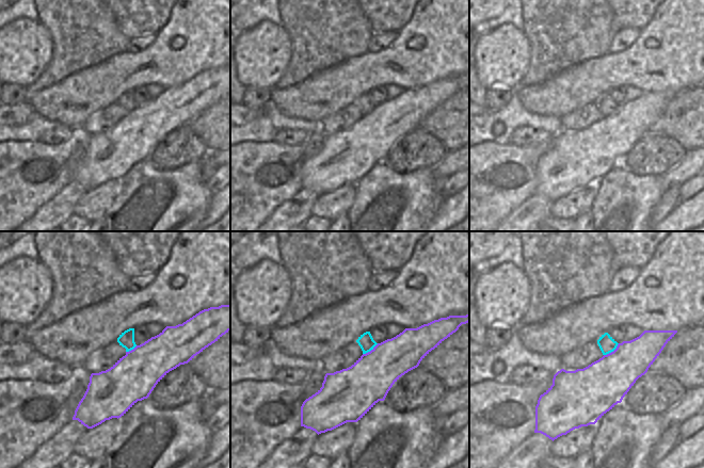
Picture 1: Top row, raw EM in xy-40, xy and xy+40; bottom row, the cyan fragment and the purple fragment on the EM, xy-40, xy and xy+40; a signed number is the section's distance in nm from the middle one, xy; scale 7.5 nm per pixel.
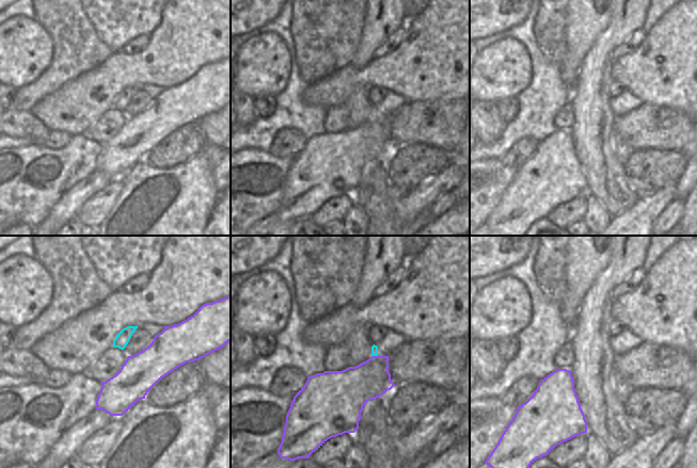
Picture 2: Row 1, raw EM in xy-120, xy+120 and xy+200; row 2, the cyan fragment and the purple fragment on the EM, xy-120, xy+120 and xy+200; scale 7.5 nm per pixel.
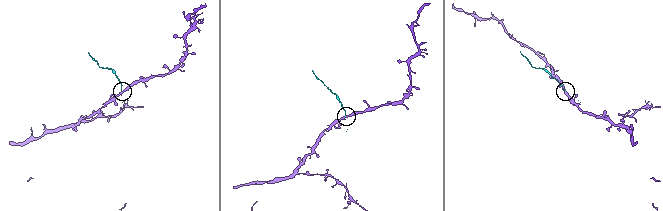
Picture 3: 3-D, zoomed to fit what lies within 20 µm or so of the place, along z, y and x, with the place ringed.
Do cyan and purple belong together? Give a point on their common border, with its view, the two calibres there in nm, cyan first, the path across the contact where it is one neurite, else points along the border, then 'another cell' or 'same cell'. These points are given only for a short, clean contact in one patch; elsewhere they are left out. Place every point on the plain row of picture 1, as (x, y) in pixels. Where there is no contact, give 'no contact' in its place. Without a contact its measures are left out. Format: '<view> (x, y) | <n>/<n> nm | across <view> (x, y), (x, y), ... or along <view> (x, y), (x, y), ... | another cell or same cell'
xy+40 (611, 112) | 120/360 nm | along xy+40 (619, 105), (612, 112), (604, 116) | another cell

